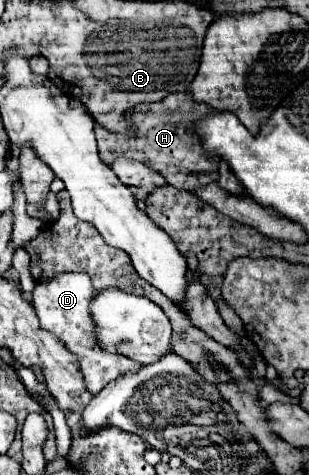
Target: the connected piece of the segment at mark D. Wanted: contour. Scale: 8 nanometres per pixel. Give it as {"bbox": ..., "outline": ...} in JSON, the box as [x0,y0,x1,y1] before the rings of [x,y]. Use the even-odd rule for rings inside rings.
{"bbox":[32,273,142,395],"outline":[[[60,273],[46,283],[36,283],[36,287],[32,291],[32,303],[36,307],[42,329],[58,335],[58,339],[64,341],[66,347],[80,359],[86,389],[92,395],[100,393],[100,389],[104,389],[110,381],[122,377],[124,373],[138,371],[138,367],[142,367],[140,363],[136,363],[132,359],[106,353],[96,345],[96,341],[92,337],[94,325],[92,325],[90,311],[88,311],[94,293],[96,293],[96,289],[92,287],[92,281],[86,273]]]}

